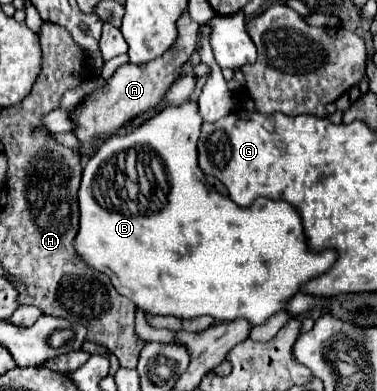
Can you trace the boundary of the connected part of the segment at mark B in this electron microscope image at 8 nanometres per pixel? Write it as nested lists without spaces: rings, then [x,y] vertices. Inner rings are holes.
[[[185,101],[177,107],[165,107],[153,119],[141,123],[127,135],[107,139],[83,169],[79,189],[79,233],[75,247],[89,267],[105,273],[121,295],[127,295],[137,307],[151,315],[173,315],[193,319],[211,315],[217,321],[247,319],[251,325],[263,325],[269,317],[285,311],[289,299],[301,291],[301,285],[323,275],[337,261],[335,249],[319,253],[309,251],[299,211],[281,199],[259,197],[253,207],[239,207],[227,195],[205,185],[197,163],[197,141],[201,129],[197,103]],[[143,155],[159,155],[169,189],[163,191],[153,181]],[[127,187],[139,187],[139,197],[129,197]]]

